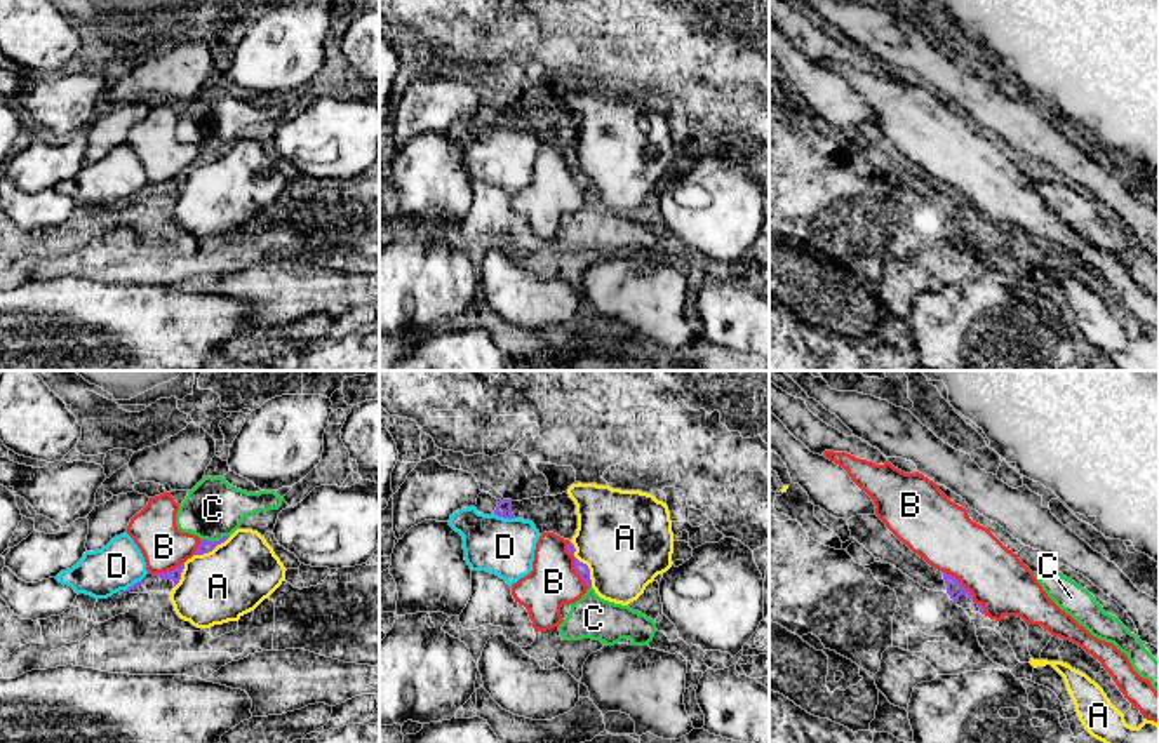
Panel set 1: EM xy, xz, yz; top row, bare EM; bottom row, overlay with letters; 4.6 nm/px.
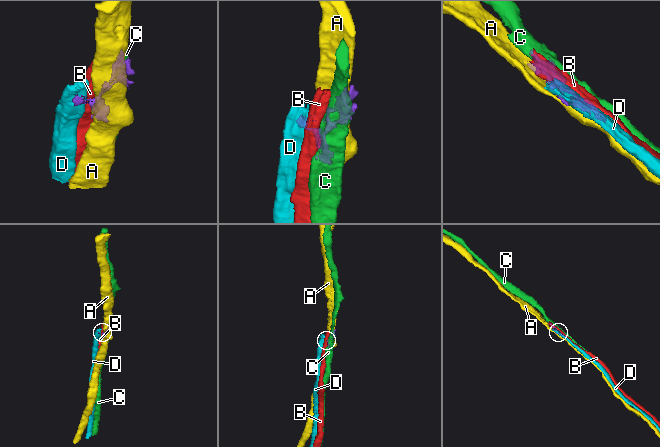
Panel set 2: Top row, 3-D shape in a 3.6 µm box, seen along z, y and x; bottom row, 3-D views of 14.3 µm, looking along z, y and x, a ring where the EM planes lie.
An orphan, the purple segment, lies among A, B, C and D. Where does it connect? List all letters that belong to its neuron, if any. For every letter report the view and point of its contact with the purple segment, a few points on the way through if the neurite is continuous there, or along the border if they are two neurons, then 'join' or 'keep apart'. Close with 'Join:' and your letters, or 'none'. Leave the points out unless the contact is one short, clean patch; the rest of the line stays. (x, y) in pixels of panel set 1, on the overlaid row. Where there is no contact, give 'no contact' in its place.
A: meets purple in xz at (585, 564); keep apart
B: meets purple in xz at (575, 564); join
C: meets purple in xy at (214, 542); keep apart
D: meets purple in xz at (503, 517); border along xz (493, 514), (514, 519); keep apart
Join: B

